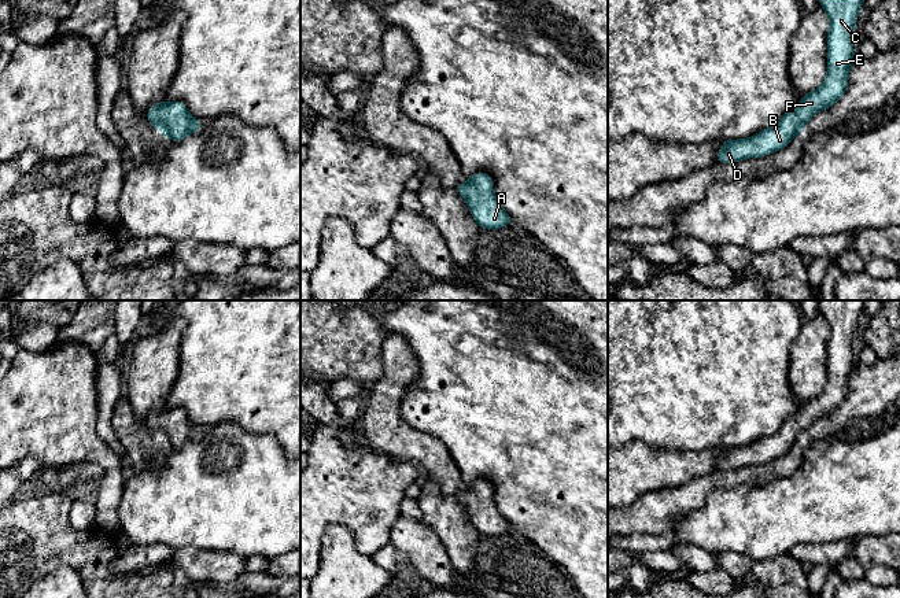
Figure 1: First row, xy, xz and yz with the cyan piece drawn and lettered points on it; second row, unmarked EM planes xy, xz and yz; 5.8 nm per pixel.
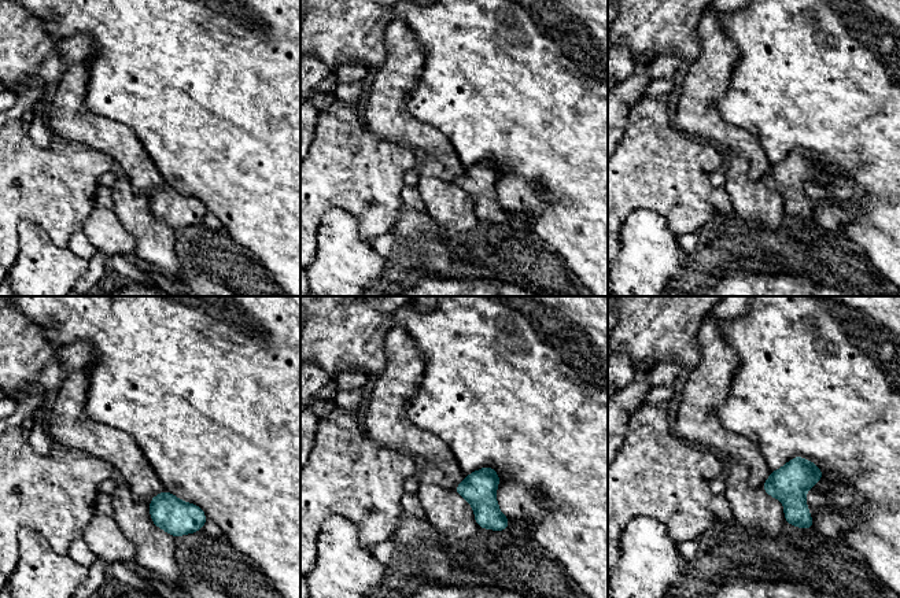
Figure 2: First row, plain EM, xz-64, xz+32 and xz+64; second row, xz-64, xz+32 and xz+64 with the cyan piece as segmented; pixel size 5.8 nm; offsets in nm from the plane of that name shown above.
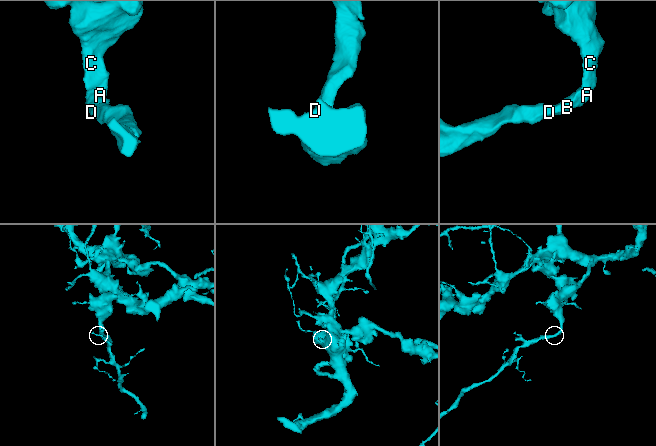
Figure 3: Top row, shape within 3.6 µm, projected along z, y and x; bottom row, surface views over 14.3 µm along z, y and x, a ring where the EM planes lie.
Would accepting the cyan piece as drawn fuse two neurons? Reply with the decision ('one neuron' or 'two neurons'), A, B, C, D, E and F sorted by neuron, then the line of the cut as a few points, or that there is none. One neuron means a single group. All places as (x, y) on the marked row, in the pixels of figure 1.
one neuron; groups A B C D E F; cut none

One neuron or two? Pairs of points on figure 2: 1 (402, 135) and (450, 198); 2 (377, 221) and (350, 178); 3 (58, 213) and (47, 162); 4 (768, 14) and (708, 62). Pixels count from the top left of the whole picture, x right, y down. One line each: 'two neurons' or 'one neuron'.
1: two neurons
2: one neuron
3: one neuron
4: two neurons

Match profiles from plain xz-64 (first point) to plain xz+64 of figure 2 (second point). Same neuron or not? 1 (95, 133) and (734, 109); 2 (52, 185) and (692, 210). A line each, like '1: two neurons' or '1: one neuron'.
1: two neurons
2: one neuron

